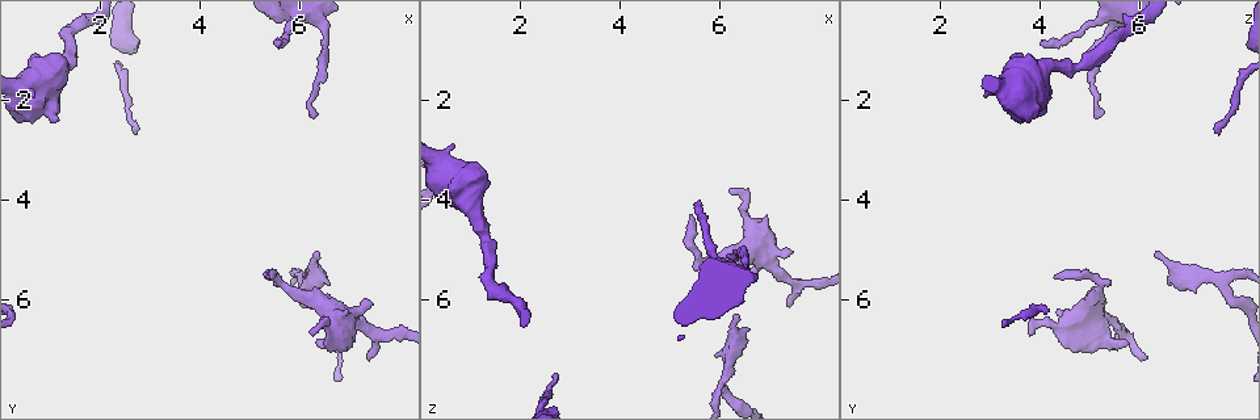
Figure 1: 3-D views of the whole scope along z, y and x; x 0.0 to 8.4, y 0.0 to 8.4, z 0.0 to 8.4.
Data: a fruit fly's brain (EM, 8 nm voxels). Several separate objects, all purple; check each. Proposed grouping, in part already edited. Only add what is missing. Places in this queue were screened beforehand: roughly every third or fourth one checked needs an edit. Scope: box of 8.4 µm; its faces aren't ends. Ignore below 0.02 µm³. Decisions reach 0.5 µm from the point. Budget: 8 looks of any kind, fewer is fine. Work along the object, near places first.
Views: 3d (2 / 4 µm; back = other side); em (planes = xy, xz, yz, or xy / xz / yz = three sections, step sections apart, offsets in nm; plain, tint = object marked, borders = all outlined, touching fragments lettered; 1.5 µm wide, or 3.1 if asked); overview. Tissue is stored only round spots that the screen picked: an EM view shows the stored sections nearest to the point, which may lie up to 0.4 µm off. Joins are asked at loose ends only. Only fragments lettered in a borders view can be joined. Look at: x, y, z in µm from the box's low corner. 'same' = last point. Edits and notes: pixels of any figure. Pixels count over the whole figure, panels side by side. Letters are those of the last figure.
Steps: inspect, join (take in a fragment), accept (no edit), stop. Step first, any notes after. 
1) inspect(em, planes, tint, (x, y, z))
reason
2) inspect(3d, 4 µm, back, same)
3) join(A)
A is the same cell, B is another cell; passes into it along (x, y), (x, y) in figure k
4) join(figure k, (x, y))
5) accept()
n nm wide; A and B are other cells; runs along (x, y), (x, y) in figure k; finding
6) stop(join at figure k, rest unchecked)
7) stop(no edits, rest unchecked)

inspect(em, planes, borders, (6.35, 6.90, 5.80))
branch stops here

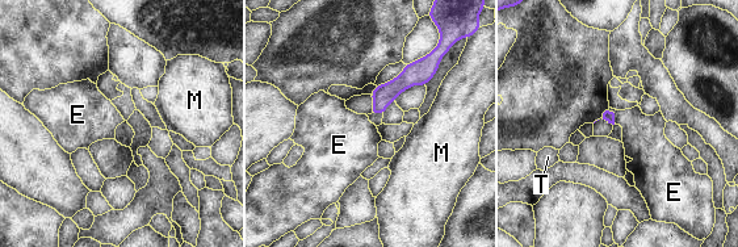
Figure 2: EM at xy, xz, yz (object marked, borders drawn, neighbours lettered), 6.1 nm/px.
accept()
E touches over 100 nm; E, M and T are other cells; none of them fits

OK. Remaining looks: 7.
inspect(3d, 4 µm, (6.30, 5.10, 6.30))

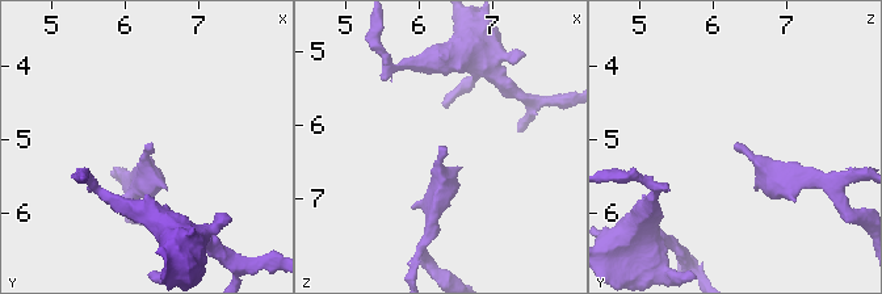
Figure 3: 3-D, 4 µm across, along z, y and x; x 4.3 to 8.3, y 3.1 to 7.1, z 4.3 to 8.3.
inspect(em, xy, step 8, borders, (6.30, 5.05, 6.35))
now the EM

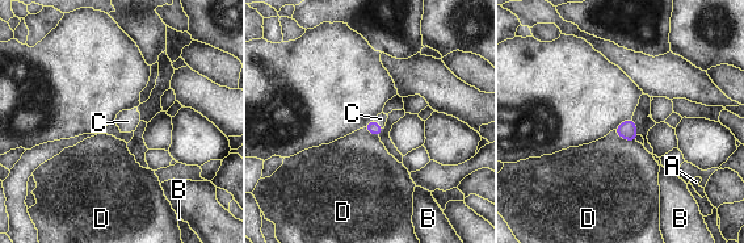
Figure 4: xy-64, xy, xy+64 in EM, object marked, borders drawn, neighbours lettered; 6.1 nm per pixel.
inspect(em, planes, borders, same)
cut it another way

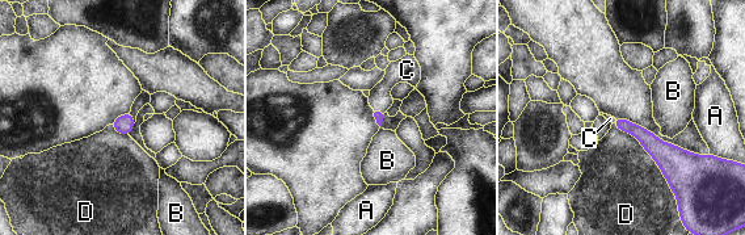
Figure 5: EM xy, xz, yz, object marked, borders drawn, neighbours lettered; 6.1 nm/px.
join(C)
D touches over 550 nm; C is the same cell, A, B and D are other cells; passes into it along (378, 116), (378, 110), (379, 99) in figure 5; the neuron continues

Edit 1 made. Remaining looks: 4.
stop(join at figure 5, rest unchecked)

